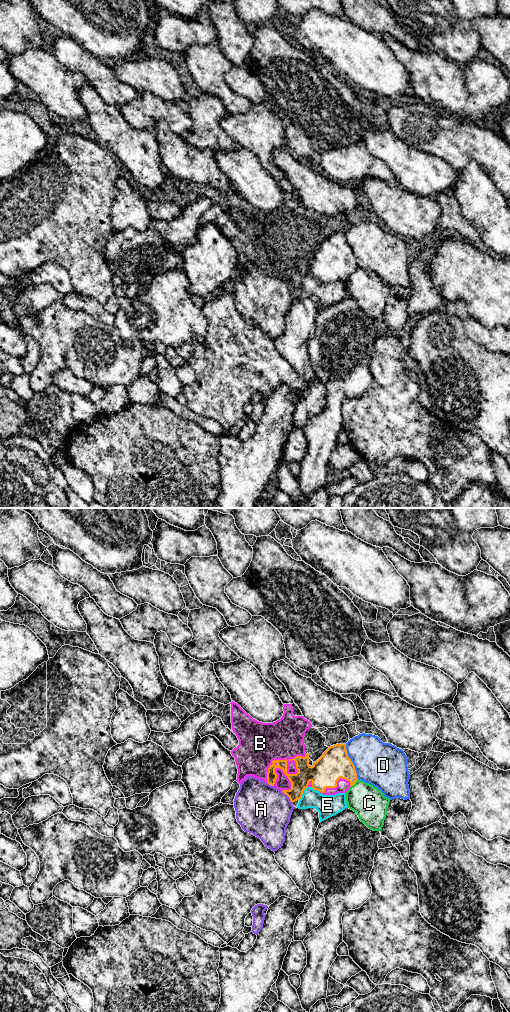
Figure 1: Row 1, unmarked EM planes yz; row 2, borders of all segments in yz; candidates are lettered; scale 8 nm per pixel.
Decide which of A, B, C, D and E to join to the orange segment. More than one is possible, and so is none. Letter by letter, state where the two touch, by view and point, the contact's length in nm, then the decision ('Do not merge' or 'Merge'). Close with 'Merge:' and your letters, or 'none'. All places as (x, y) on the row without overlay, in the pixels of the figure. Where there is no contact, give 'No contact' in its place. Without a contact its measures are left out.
A: Touches orange at yz (287, 283). Shared border 130 nm. Do not merge
B: Touches orange at yz (278, 248). Shared border 400 nm. Merge
C: Touches orange at yz (354, 271). Shared border 80 nm. Do not merge
D: Touches orange at yz (352, 250). Shared border 300 nm. Do not merge
E: Touches orange at yz (302, 281). Shared border 140 nm. Do not merge
Merge: B

